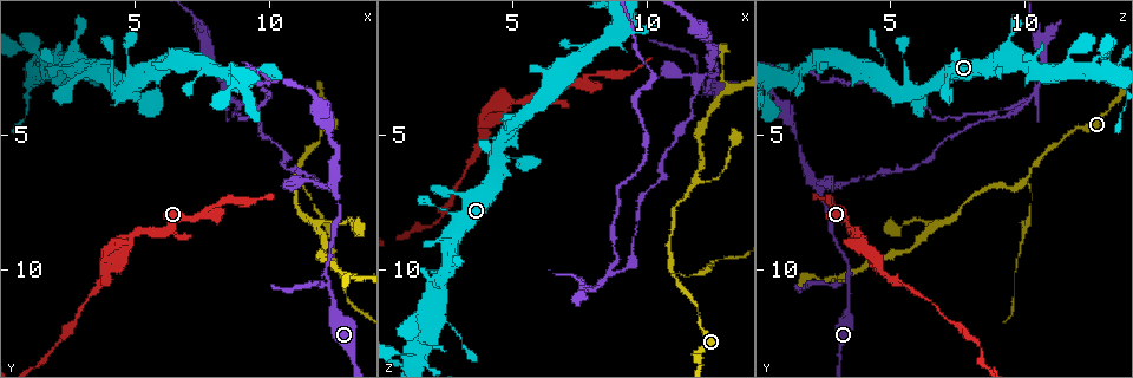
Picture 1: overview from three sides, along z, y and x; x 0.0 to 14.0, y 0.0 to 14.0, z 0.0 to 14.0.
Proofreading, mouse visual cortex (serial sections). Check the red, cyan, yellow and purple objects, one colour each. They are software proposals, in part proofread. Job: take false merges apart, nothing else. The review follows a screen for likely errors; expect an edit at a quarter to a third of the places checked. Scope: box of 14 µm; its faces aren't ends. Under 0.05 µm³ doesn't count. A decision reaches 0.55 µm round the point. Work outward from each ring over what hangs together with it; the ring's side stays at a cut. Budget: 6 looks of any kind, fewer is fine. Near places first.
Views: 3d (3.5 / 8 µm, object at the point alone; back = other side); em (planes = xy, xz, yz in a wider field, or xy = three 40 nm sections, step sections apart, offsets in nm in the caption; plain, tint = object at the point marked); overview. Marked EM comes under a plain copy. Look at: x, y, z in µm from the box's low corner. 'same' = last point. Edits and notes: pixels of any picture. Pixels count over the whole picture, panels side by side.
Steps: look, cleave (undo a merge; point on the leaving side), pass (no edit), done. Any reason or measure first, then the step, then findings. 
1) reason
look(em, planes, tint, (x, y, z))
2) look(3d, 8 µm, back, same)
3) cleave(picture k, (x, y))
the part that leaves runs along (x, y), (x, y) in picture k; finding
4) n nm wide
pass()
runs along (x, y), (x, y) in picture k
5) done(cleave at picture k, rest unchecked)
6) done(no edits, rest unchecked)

side arm on a straight run
look(em, xy, step 5, tint, (12.1, 10.4, 3.5))

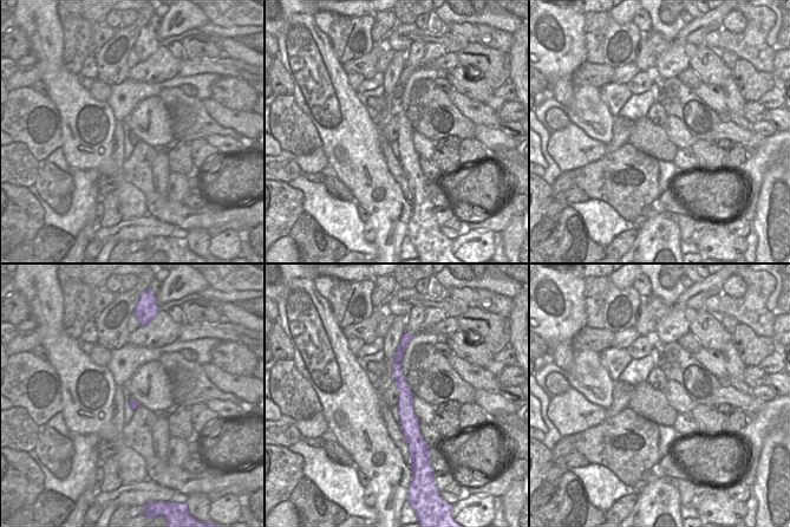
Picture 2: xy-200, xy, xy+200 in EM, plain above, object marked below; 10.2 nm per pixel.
wider look
look(3d, 3.5 µm, same)

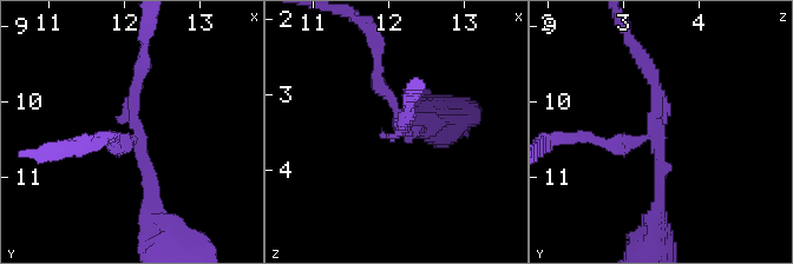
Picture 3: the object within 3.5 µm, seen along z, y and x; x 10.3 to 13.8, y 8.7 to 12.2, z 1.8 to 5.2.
3 arms; arms of 150, 150, 200 nm
pass()
runs along (403, 345), (397, 375), (412, 444) in picture 2; continuous, no second cell

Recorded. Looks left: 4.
sudden change in width
look(3d, 3.5 µm, (12.3, 7.2, 2.4))

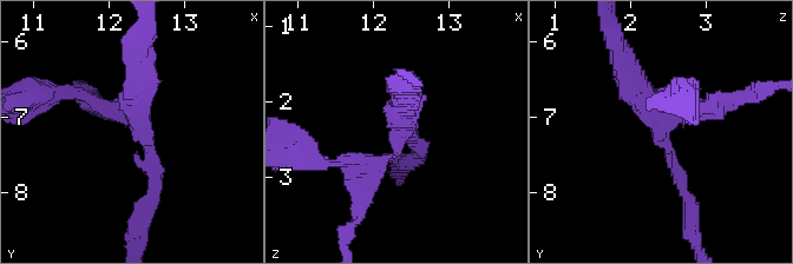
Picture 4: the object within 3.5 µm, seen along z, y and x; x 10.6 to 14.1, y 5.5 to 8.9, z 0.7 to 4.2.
cleave(picture 4, (372, 179))
two cells meet here

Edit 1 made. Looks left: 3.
side arm on a straight run
look(3d, 3.5 µm, (11.0, 6.6, 10.2))

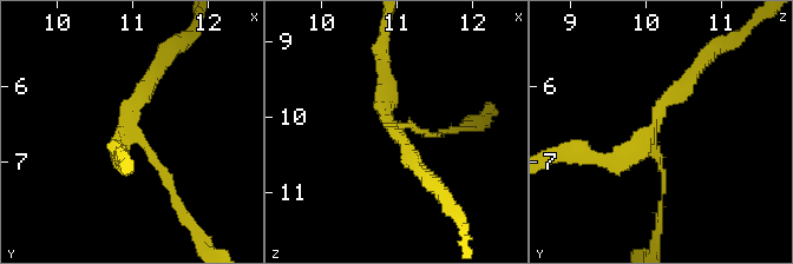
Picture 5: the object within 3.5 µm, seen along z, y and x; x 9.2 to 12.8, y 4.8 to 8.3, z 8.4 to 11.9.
3 arms; arms of 100, 200, 200 nm
look(em, xy, step 1, tint, (11.00, 6.50, 10.15))

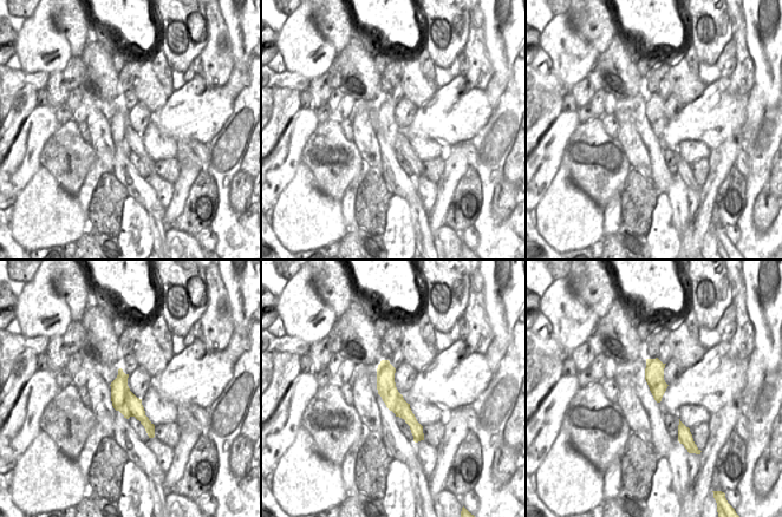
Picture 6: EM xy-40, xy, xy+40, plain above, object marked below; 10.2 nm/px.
190 nm wide
cleave(picture 5, (168, 184))
the part that leaves runs along (148, 150), (202, 244) in picture 5; a second cell is stuck on

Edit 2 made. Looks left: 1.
done(cleave at picture 4, cleave at picture 5, rest unchecked)

